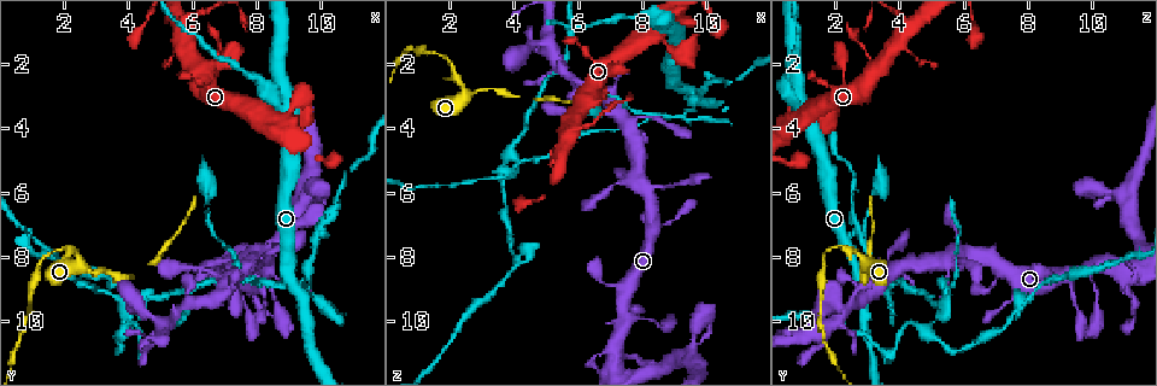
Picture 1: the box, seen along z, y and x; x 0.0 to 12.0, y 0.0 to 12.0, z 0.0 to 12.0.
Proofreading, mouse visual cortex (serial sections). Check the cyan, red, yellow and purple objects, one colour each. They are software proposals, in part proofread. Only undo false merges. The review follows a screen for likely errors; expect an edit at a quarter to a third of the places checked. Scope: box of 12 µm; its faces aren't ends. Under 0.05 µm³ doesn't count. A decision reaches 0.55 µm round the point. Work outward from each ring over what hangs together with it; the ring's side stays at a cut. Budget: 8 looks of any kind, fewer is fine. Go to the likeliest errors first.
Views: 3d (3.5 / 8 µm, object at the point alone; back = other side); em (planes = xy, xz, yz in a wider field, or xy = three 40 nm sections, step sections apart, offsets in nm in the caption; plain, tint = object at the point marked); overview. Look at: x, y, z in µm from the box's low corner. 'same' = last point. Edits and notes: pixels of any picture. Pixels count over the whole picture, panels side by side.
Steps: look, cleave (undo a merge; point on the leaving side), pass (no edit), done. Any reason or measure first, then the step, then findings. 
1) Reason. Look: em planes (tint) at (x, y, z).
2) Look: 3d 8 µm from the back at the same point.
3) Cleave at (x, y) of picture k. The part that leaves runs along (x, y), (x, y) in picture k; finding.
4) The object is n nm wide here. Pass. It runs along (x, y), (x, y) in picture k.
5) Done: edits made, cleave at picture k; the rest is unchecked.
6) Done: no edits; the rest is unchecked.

Calibre changes. Look: em planes (tint) at (3.0, 8.5, 2.8).

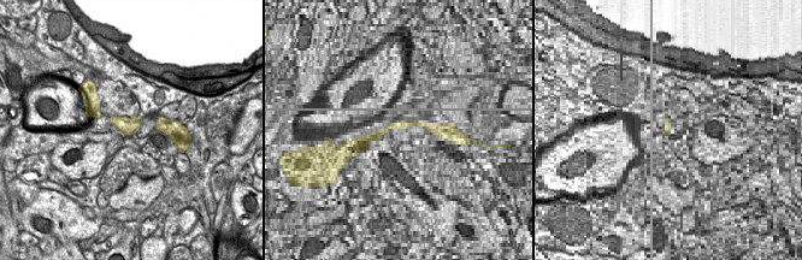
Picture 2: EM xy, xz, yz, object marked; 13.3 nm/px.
Wider look. Look: 3d 3.5 µm from the back at the same point.

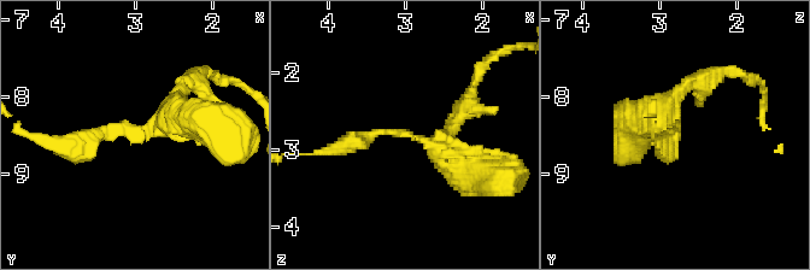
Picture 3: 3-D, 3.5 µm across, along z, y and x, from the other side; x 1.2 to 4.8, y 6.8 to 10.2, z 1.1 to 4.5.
Pass. It runs along (198, 121), (64, 144) in picture 3; one cell here.

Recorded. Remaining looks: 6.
Thin arm on a thick one. Look: 3d 3.5 µm at (7.5, 8.1, 5.7).

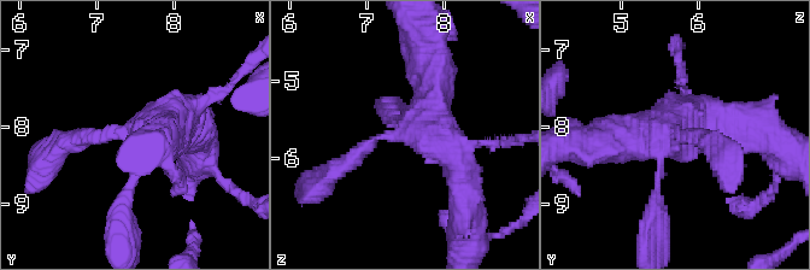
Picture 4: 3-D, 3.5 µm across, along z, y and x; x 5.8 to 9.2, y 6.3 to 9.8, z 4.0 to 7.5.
Look: em xy step 5 (tint) at (7.55, 8.05, 5.70).

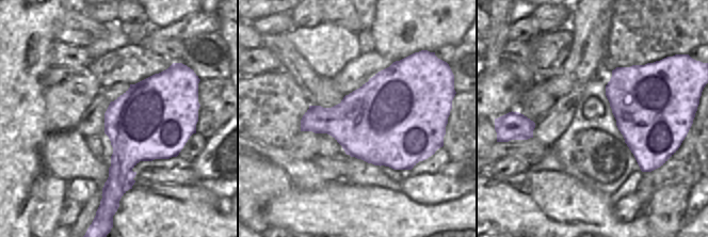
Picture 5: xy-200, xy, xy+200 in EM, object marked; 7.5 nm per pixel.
Pass. It runs along (464, 197), (432, 131), (428, 51) in picture 4; continuous, no second cell.

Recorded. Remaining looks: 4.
Thin neck. Look: 3d 3.5 µm at (8.7, 8.8, 7.0).

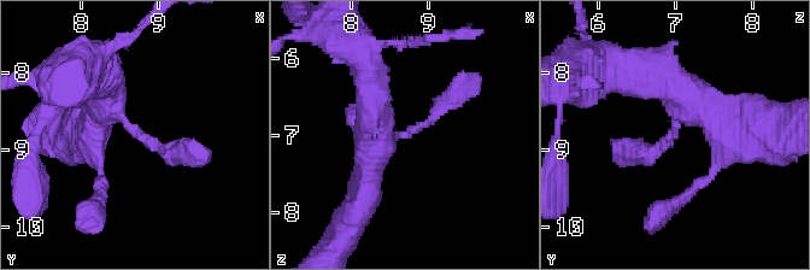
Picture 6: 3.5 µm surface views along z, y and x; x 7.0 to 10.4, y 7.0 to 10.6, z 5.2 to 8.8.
Look: em xy step 1 (tint) at (8.75, 8.80, 6.95).

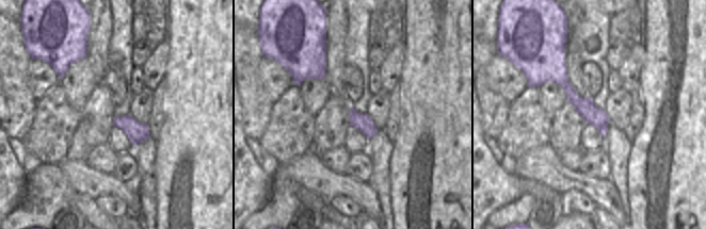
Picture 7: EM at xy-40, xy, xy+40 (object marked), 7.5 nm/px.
Pass. It runs along (369, 176), (373, 154), (424, 124), (468, 83) in picture 6; one cell here.

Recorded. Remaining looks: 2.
Done: no edits; the rest is unchecked.

